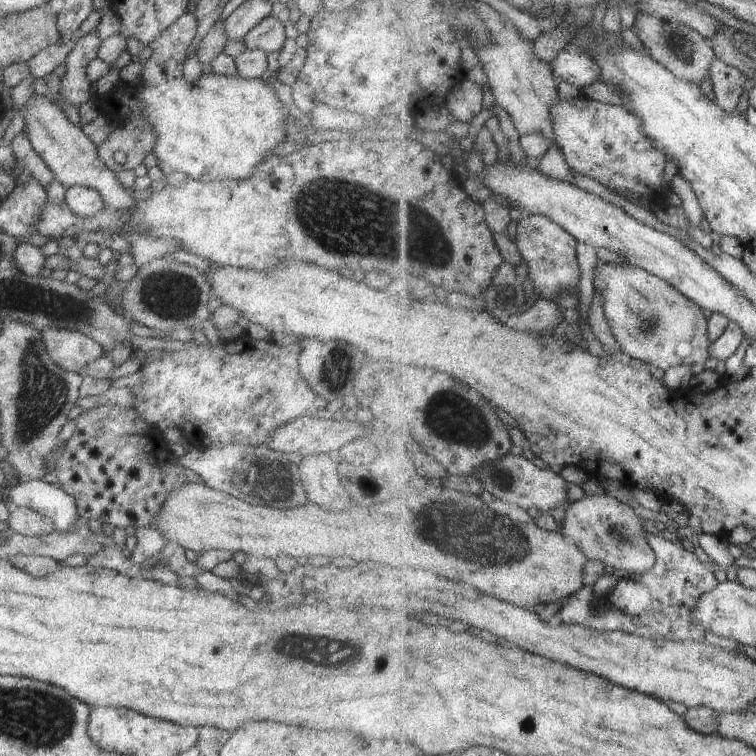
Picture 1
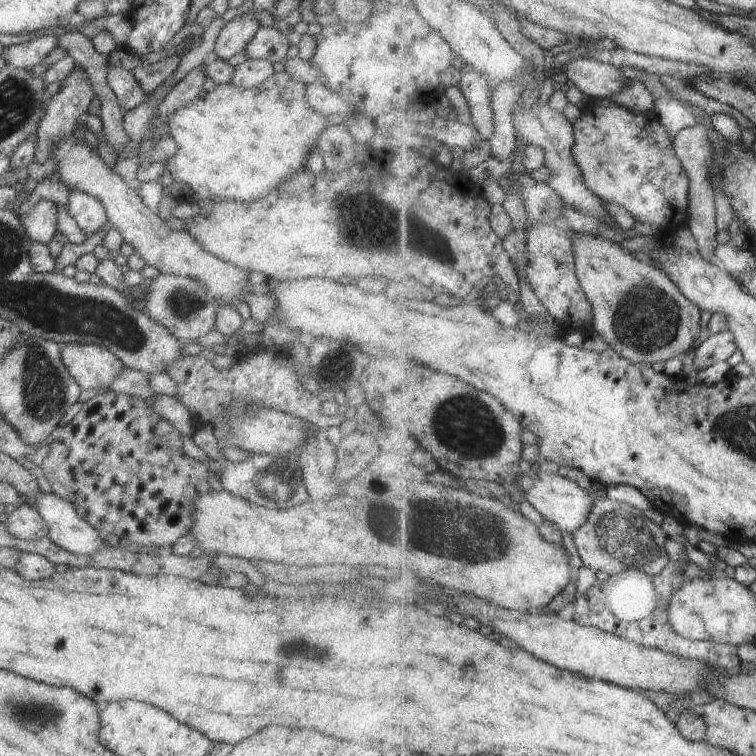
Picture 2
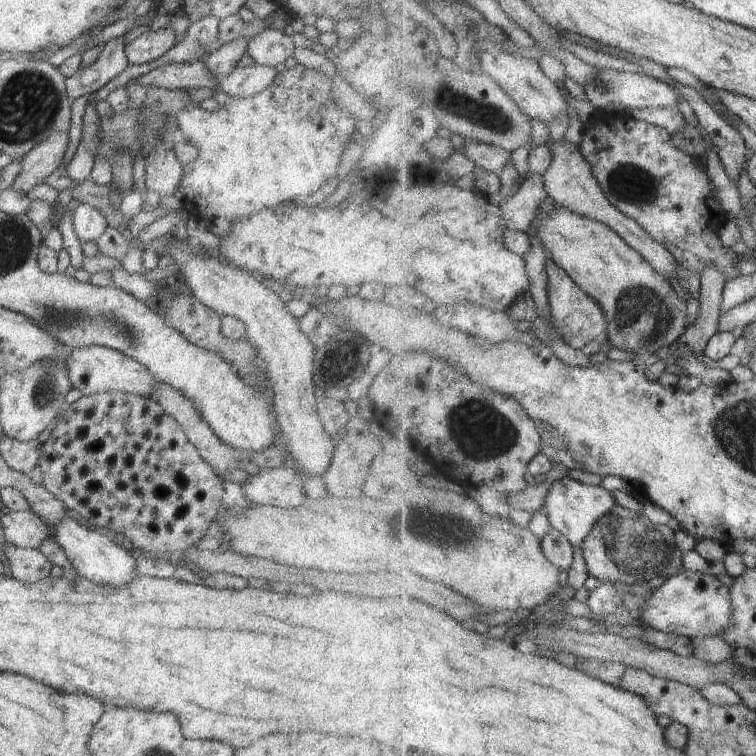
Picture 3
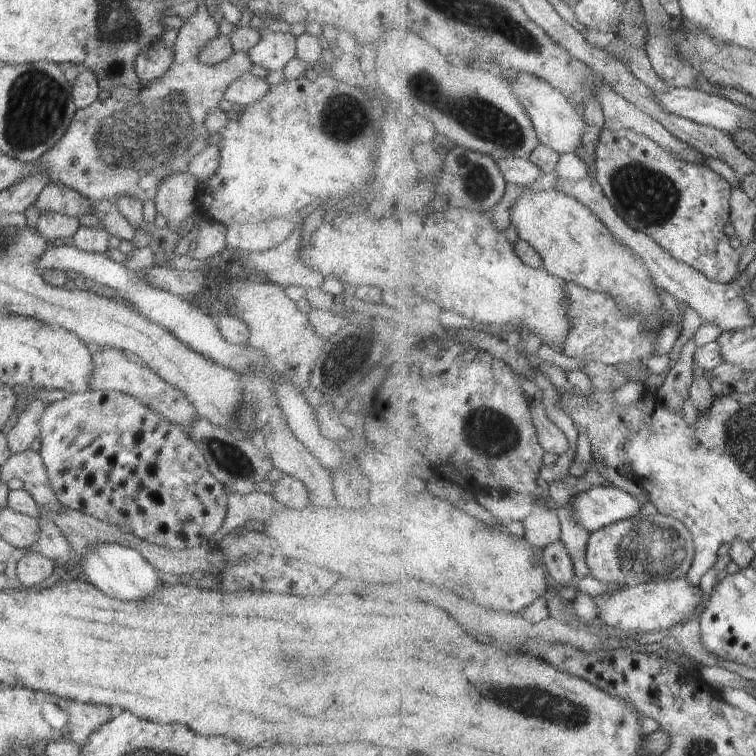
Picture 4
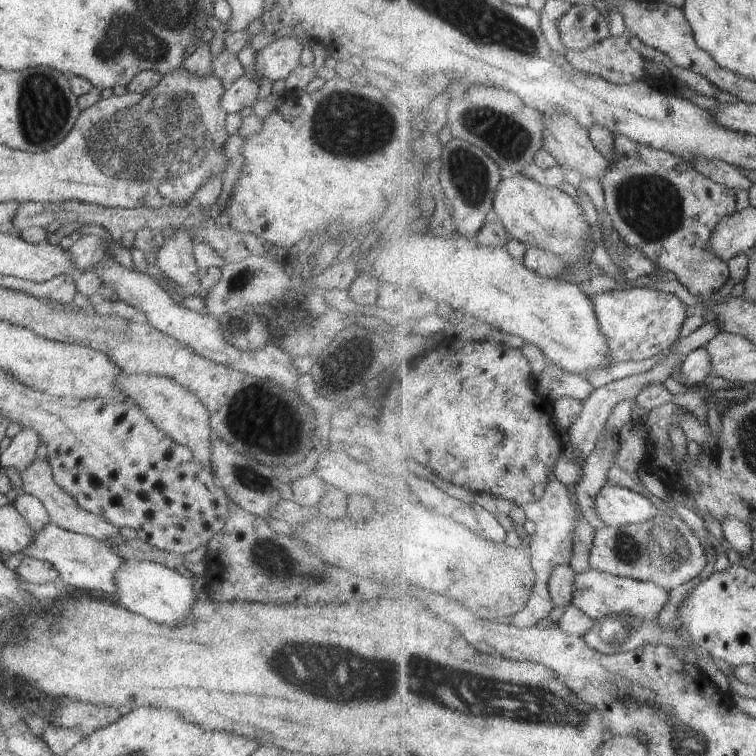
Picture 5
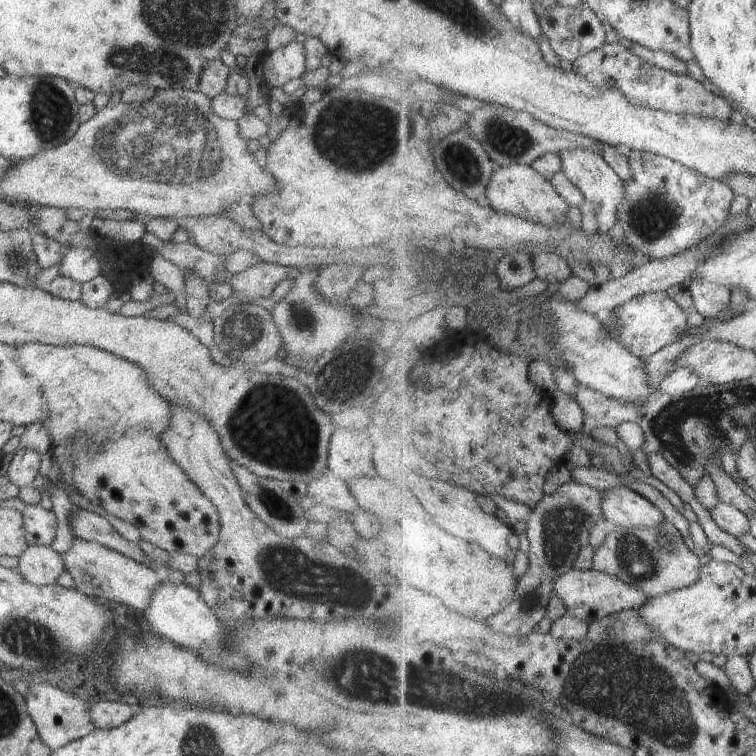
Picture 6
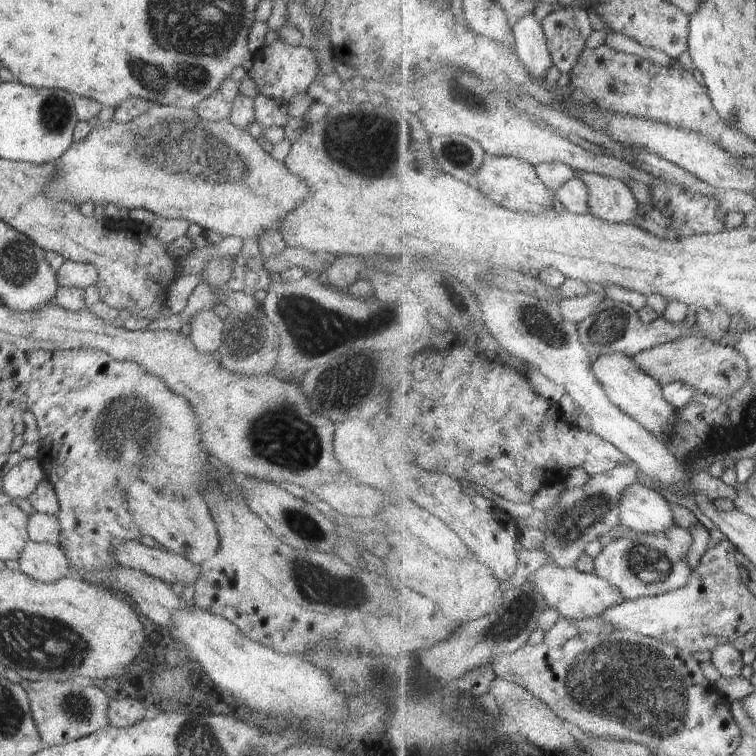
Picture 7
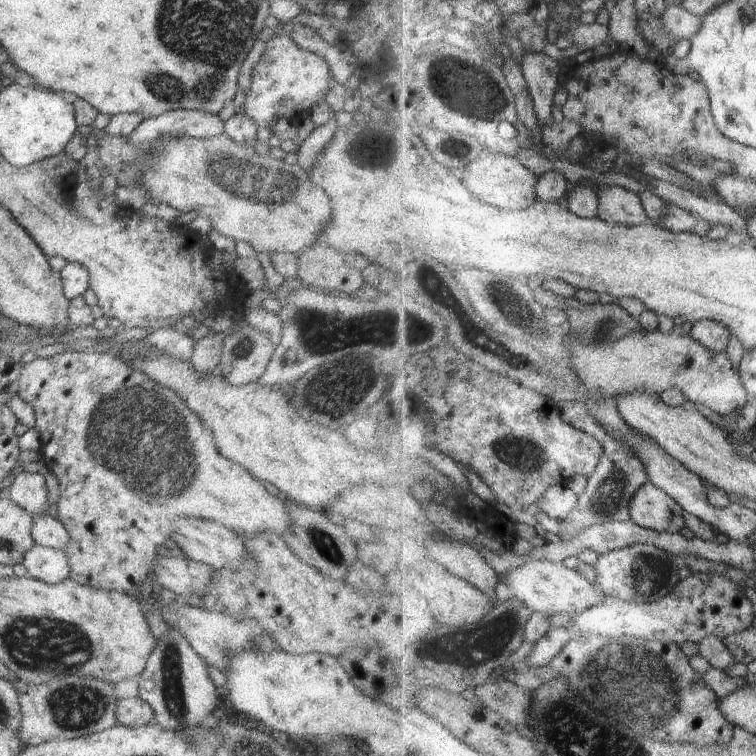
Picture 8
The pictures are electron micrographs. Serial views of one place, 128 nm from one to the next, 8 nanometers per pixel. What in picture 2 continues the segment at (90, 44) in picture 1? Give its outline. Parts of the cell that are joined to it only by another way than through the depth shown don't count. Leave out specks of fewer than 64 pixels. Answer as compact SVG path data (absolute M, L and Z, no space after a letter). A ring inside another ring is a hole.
M76 65L76 67L70 71L70 74L61 82L60 90L49 100L45 115L41 118L39 127L37 128L38 145L35 154L36 162L44 163L50 158L49 154L55 142L68 135L72 135L78 118L80 118L82 114L86 114L88 106L90 106L90 102L94 96L93 88L87 76L88 74L81 67Z

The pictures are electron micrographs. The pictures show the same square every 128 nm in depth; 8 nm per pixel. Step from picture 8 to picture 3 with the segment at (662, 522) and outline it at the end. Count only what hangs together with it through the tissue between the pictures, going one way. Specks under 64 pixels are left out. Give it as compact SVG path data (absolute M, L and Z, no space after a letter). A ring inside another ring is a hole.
M568 476L554 481L545 500L544 512L549 514L554 527L563 532L575 547L582 548L596 524L616 508L614 496L600 485L585 485Z

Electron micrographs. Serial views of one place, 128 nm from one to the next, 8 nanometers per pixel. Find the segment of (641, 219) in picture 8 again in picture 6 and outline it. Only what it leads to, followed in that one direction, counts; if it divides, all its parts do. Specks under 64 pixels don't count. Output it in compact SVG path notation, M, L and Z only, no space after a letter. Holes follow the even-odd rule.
M594 149L565 150L561 152L560 156L563 158L563 171L584 192L587 200L593 204L598 216L601 234L610 234L612 227L620 224L619 210L627 195L623 178L604 156Z

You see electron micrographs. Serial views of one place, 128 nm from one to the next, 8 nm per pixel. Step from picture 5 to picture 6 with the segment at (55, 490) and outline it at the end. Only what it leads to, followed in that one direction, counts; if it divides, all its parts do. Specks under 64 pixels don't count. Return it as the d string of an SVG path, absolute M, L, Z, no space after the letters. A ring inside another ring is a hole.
M78 508L69 516L69 527L75 539L98 542L128 559L147 566L148 560L137 544L120 536L114 526L96 512Z

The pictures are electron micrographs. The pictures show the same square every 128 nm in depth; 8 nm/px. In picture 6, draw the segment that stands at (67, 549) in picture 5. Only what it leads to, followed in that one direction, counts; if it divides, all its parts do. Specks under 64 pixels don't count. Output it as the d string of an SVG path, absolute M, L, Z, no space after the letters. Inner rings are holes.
M75 539L70 550L59 554L65 572L70 573L76 589L88 597L101 600L123 610L141 614L150 604L153 592L161 584L162 578L144 564L128 559L95 541Z

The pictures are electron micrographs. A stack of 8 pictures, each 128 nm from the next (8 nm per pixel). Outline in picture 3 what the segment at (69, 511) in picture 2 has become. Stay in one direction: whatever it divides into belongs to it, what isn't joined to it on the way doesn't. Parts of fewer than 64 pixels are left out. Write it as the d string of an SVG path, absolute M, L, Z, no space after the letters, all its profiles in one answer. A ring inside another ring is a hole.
M64 515L55 524L55 541L72 563L74 572L88 580L118 588L135 577L135 558L122 546L114 544L111 535L94 529L75 516Z

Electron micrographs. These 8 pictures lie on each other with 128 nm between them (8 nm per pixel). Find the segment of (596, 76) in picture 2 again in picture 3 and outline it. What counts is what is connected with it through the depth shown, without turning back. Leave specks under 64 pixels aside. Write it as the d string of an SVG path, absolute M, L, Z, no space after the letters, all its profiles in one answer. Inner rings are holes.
M605 68L600 69L597 81L590 81L585 92L587 97L596 108L606 110L608 105L622 103L624 106L636 106L638 108L660 108L660 106L677 106L680 102L678 92L670 86L654 77L634 72L620 72L618 70Z

